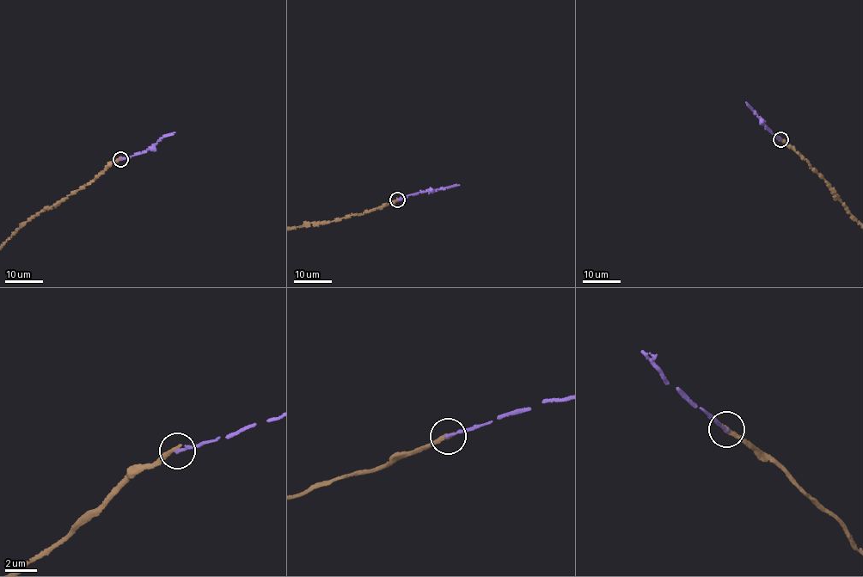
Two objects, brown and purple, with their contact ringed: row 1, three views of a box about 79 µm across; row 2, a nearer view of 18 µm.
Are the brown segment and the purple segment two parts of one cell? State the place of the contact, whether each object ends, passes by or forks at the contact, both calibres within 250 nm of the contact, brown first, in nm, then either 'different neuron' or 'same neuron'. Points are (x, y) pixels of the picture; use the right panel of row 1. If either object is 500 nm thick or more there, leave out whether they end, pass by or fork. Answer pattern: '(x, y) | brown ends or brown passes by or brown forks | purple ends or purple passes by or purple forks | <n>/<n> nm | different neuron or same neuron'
(780, 139) | brown ends | purple ends | 280/190 nm | different neuron

